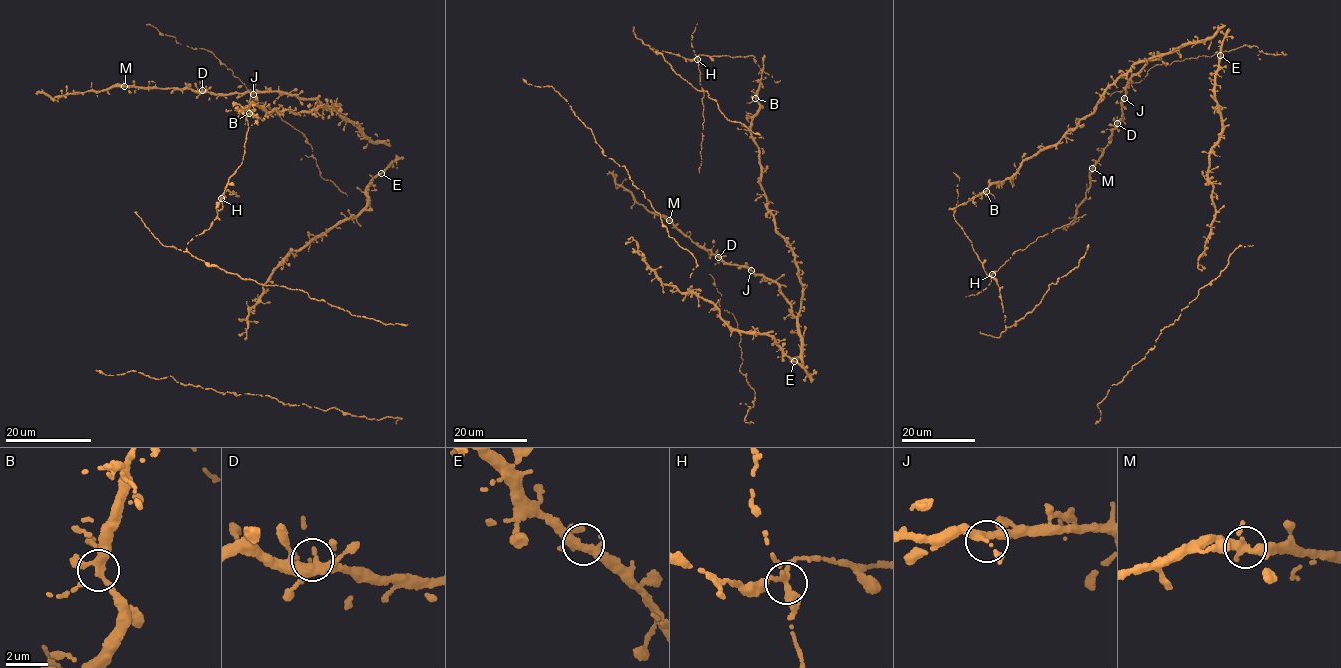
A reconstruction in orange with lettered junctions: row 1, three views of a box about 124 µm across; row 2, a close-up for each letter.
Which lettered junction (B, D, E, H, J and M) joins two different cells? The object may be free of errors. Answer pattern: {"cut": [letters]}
{"cut": ["H"]}

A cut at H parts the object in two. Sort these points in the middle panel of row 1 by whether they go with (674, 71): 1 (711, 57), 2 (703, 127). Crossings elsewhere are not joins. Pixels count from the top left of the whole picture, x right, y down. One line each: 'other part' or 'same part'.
1: same part
2: other part

